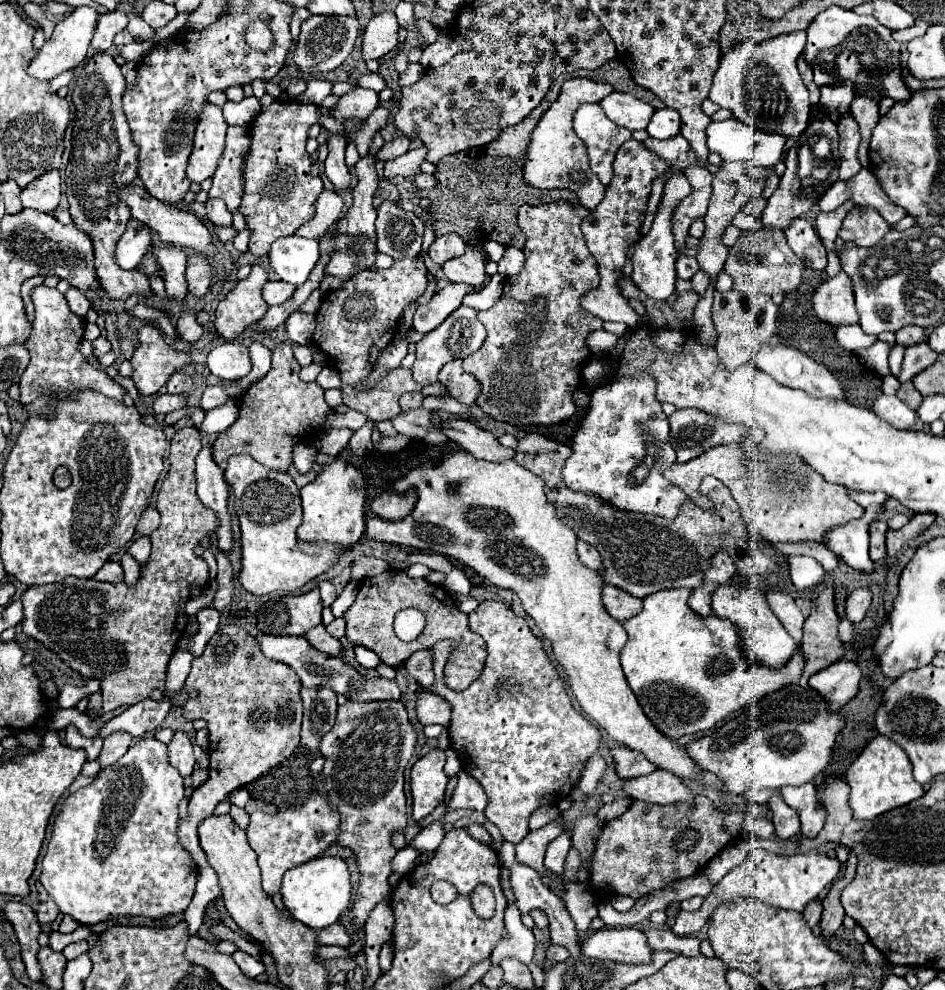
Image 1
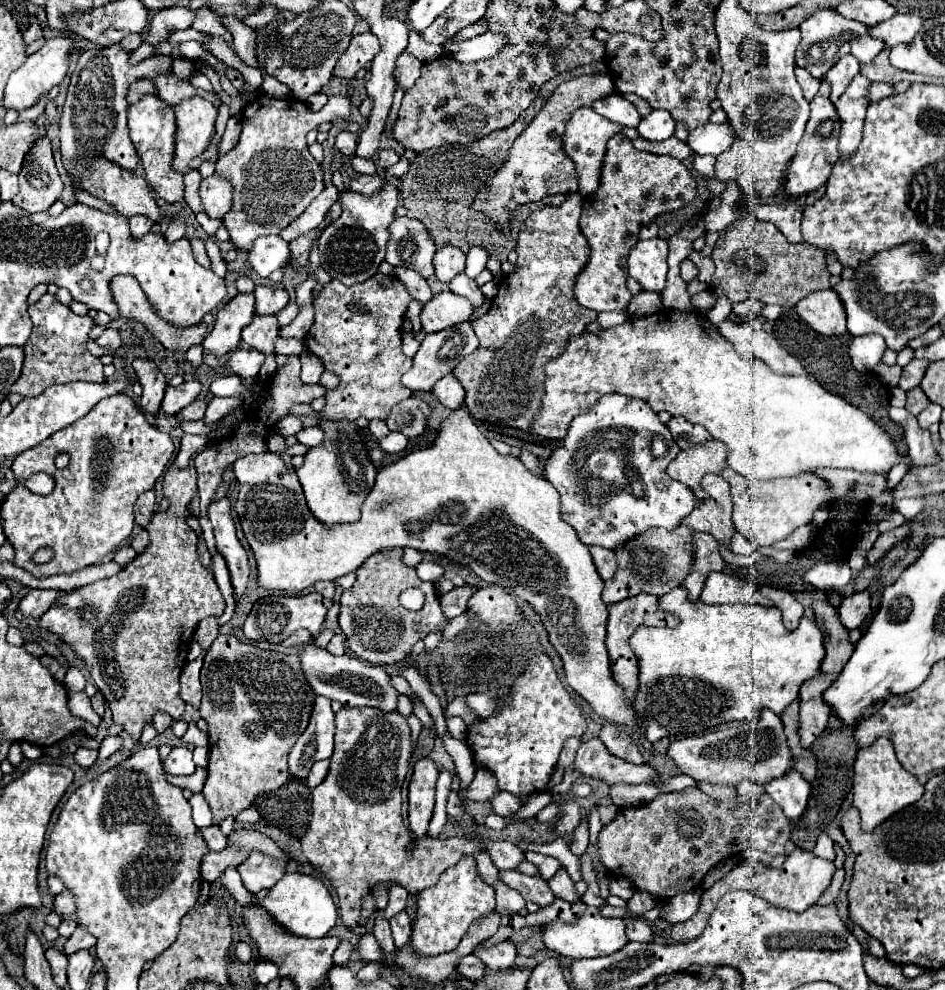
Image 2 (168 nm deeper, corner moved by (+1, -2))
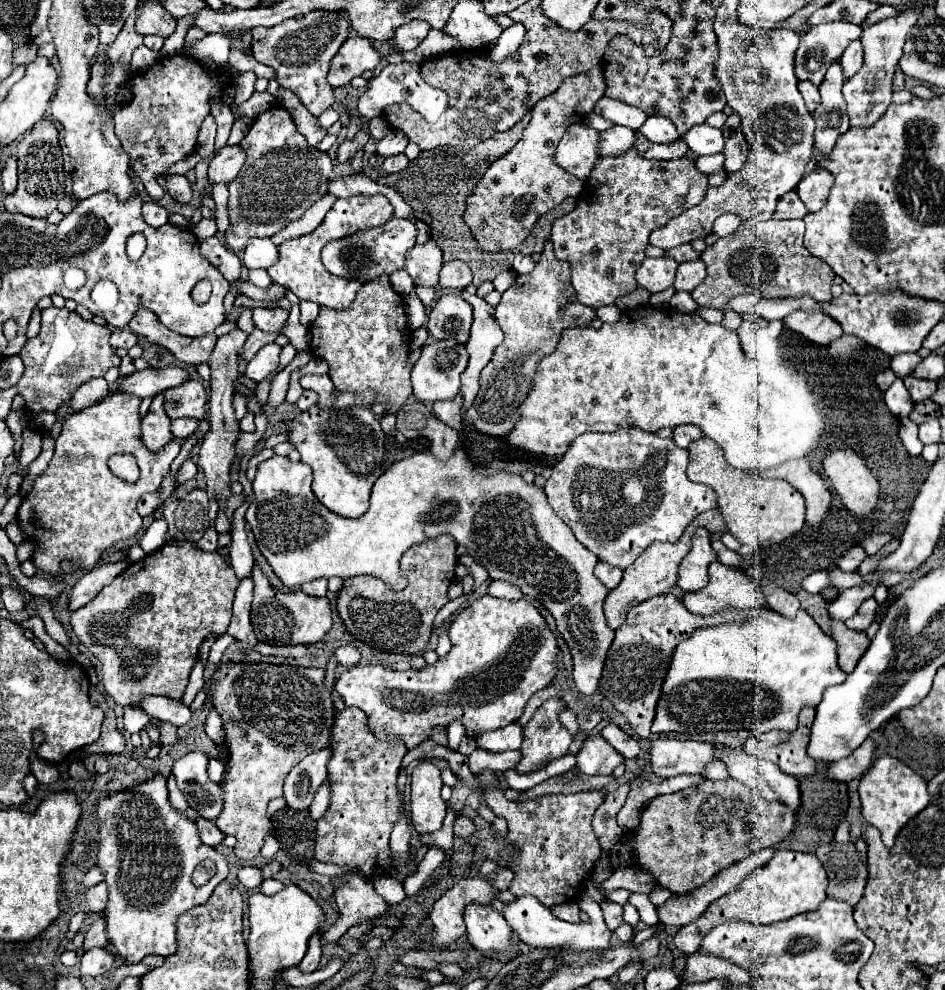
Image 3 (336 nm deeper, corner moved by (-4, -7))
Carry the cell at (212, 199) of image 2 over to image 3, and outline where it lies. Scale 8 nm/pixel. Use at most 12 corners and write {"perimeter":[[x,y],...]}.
{"perimeter":[[224,146],[212,158],[208,178],[228,184],[244,166],[240,146]]}

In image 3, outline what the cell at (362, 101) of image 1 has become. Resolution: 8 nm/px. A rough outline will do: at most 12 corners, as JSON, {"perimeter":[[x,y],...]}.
{"perimeter":[[282,106],[228,184],[228,246],[270,238],[328,192],[332,160]]}

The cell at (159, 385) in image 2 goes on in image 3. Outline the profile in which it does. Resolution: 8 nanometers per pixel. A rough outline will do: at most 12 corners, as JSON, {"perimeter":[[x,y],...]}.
{"perimeter":[[162,394],[152,398],[150,412],[142,418],[144,446],[162,450],[174,440]]}

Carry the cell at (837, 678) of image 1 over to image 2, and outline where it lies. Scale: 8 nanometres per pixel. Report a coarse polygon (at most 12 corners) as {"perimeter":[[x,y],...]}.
{"perimeter":[[839,675],[805,681],[801,693],[801,745],[827,727],[831,707],[823,691]]}

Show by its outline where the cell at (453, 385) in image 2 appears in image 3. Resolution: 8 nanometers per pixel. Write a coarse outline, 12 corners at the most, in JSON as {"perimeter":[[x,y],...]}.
{"perimeter":[[462,396],[436,402],[434,416],[454,428],[462,428]]}

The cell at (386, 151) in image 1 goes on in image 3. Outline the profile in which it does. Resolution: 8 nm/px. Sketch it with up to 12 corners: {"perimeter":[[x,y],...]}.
{"perimeter":[[396,154],[384,160],[382,170],[386,174],[404,170],[408,158]]}

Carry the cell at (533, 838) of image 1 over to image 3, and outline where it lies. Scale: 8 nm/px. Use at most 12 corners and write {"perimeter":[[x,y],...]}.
{"perimeter":[[476,776],[508,822],[508,890],[550,908],[578,900],[601,847],[600,790],[510,802]]}

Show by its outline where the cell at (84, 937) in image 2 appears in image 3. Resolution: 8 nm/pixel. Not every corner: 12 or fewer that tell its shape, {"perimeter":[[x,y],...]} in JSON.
{"perimeter":[[98,918],[86,932],[84,950],[104,948],[106,940],[106,922]]}

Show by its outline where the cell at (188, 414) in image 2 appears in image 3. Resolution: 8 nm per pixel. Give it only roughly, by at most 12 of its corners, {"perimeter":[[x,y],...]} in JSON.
{"perimeter":[[176,418],[172,434],[176,438],[188,438],[196,432],[198,420]]}

